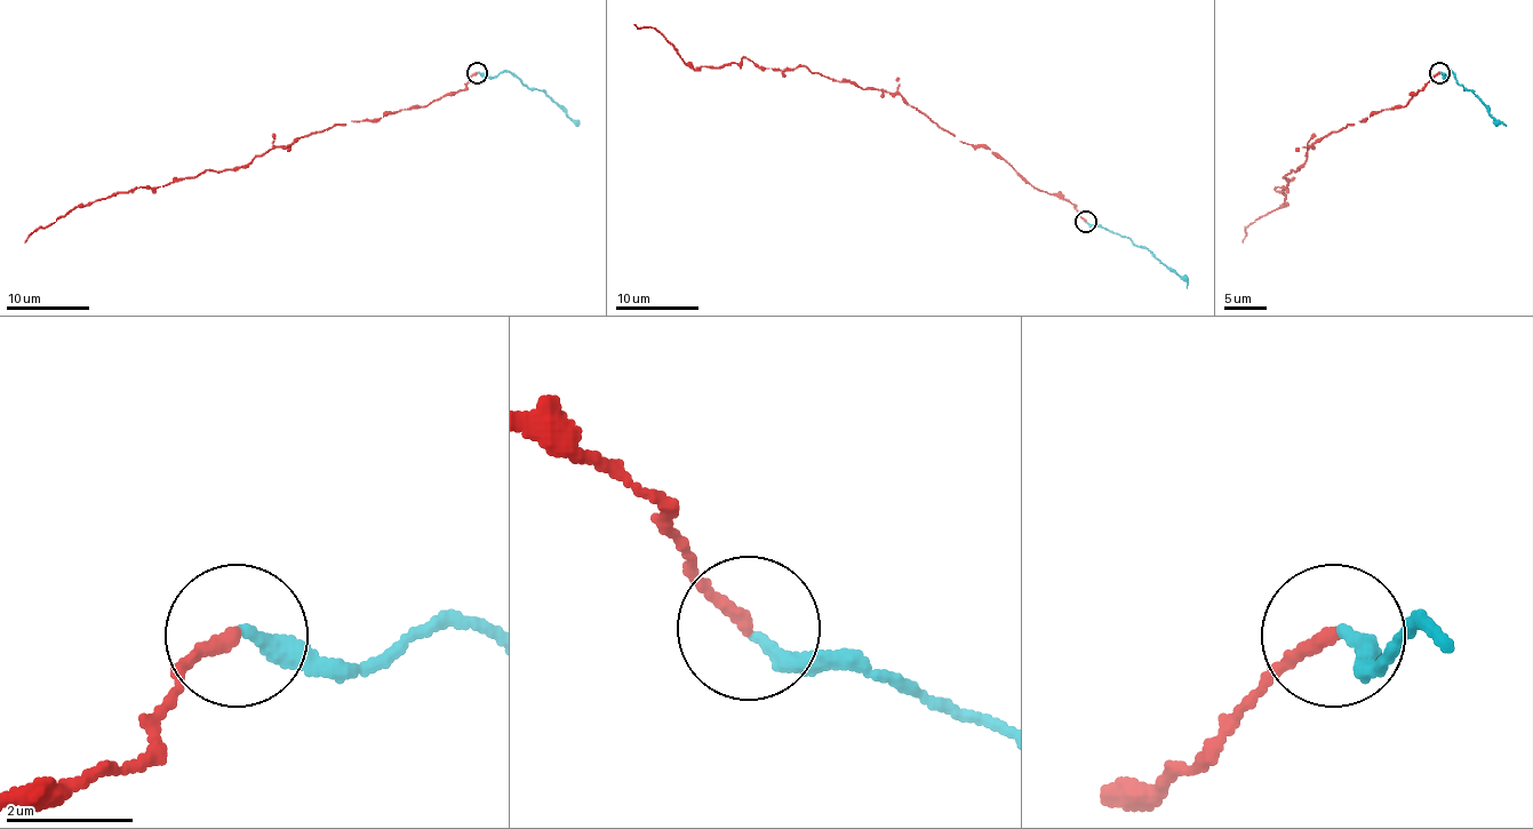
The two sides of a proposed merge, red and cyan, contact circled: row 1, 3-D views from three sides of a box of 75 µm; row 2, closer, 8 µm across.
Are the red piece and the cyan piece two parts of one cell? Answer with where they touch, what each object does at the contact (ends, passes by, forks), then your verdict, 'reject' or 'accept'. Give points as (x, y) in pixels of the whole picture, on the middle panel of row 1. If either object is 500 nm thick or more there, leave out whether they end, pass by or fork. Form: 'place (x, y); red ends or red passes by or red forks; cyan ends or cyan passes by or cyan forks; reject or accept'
place (1086, 221); red ends; cyan ends; accept

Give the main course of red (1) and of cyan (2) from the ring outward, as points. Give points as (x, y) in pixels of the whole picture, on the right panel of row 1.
1: (1438, 72), (1405, 105), (1320, 137), (1285, 176), (1286, 186), (1276, 189), (1285, 206), (1250, 224), (1243, 244)
2: (1440, 72), (1445, 77), (1451, 72), (1506, 127)

